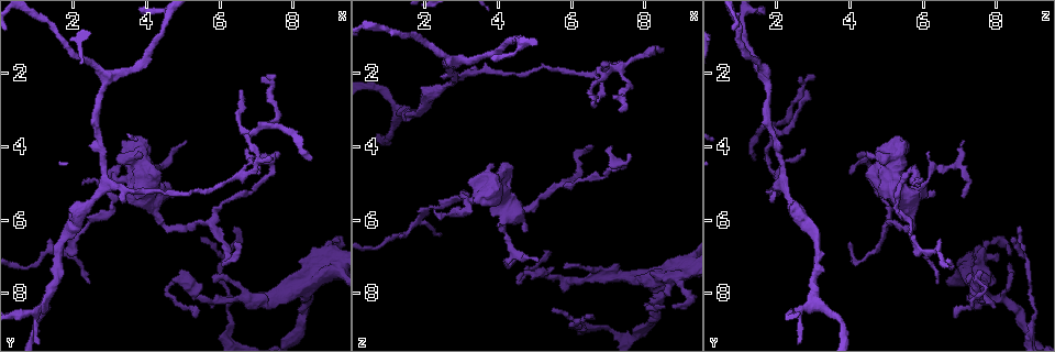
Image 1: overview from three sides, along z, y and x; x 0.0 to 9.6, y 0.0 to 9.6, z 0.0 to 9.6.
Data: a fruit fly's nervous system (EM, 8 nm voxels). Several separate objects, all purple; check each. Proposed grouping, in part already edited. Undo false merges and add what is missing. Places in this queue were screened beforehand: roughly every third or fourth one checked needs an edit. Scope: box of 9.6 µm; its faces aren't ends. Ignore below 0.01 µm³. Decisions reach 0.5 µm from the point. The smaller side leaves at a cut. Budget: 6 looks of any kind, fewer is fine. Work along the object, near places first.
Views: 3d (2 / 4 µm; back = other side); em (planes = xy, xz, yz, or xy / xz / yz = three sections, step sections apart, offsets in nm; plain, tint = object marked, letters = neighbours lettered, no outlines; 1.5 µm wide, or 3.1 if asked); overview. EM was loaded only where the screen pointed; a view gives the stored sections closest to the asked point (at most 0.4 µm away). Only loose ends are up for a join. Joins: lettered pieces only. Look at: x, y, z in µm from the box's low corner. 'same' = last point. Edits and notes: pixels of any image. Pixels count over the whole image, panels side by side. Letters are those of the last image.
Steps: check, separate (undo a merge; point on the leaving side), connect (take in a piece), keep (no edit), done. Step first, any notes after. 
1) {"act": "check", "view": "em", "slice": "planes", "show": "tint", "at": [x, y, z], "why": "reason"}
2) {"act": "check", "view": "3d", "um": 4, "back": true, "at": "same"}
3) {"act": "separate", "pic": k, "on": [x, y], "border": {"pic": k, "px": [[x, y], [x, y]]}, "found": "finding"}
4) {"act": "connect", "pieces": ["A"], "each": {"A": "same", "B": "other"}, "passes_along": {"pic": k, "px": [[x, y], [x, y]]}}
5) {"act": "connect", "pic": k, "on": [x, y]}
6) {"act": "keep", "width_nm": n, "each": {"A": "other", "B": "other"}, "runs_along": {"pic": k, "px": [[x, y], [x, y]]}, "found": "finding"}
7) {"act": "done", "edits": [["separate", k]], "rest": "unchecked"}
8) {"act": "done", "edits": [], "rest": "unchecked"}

{"act": "check", "view": "3d", "um": 4, "at": [5.55, 6.55, 8.45], "why": "tapers out"}

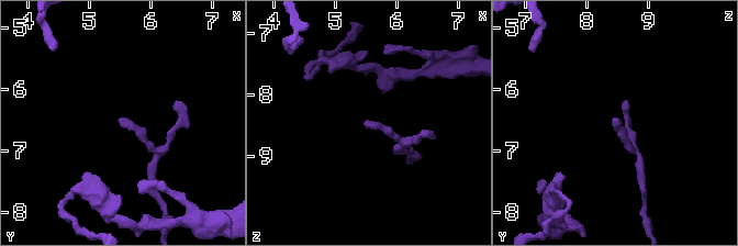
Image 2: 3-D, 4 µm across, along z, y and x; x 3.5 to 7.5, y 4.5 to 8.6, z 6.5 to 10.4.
{"act": "check", "view": "em", "slice": "planes", "show": "letters", "at": [5.50, 6.55, 8.40], "why": "need the tissue"}

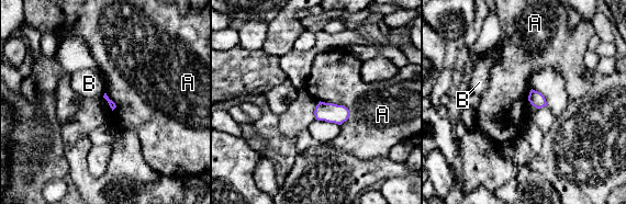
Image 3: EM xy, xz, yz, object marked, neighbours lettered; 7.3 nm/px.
{"act": "keep", "longest_contact_nm": ["A", 260], "each": {"A": "other", "B": "other"}, "found": "no lettered piece goes on from it"}

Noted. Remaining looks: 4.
{"act": "check", "view": "em", "slice": "xy", "step": 8, "show": "letters", "at": [2.25, 5.05, 5.70], "why": "free end"}

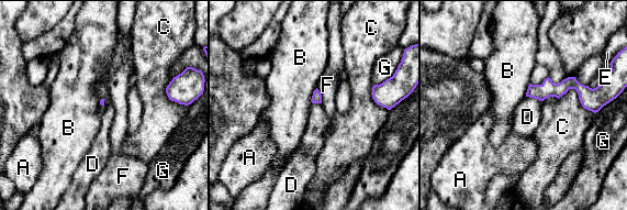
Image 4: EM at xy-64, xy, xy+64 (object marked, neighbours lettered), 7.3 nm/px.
{"act": "keep", "each": {"A": "other", "B": "other", "C": "other", "D": "other", "E": "other", "F": "other", "G": "other"}, "border": {"pic": 4, "px": [[526, 96], [537, 98], [540, 101]]}, "found": "none of them fits"}

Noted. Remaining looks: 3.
{"act": "check", "view": "3d", "um": 4, "at": [8.50, 4.35, 1.45], "why": "tapers out"}

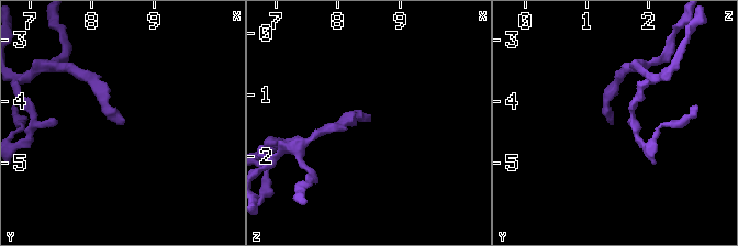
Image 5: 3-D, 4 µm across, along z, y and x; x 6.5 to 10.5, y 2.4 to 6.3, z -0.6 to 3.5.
{"act": "check", "view": "em", "slice": "planes", "show": "tint", "at": [8.45, 4.35, 1.40], "why": "need the tissue"}

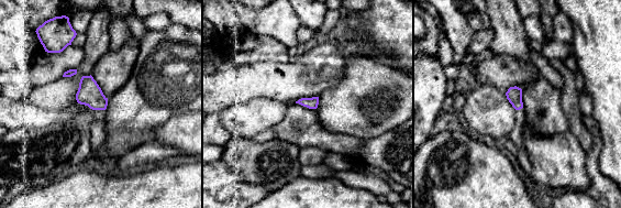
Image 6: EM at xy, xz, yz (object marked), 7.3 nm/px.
{"act": "check", "view": "em", "slice": "planes", "show": "letters", "at": "same"}

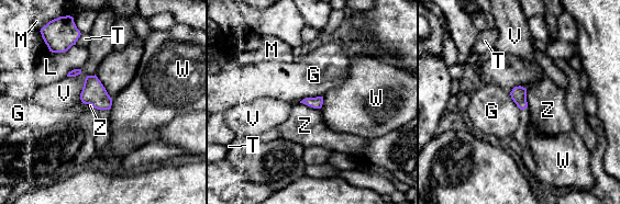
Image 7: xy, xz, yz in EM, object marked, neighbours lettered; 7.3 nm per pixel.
{"act": "keep", "each": {"G": "other", "L": "other", "M": "other", "T": "other", "V": "other", "W": "other", "Z": "other"}, "border": {"pic": 7, "px": [[299, 102], [320, 109]]}, "found": "none of them fits"}

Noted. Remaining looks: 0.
{"act": "done", "edits": [], "rest": "unchecked"}

